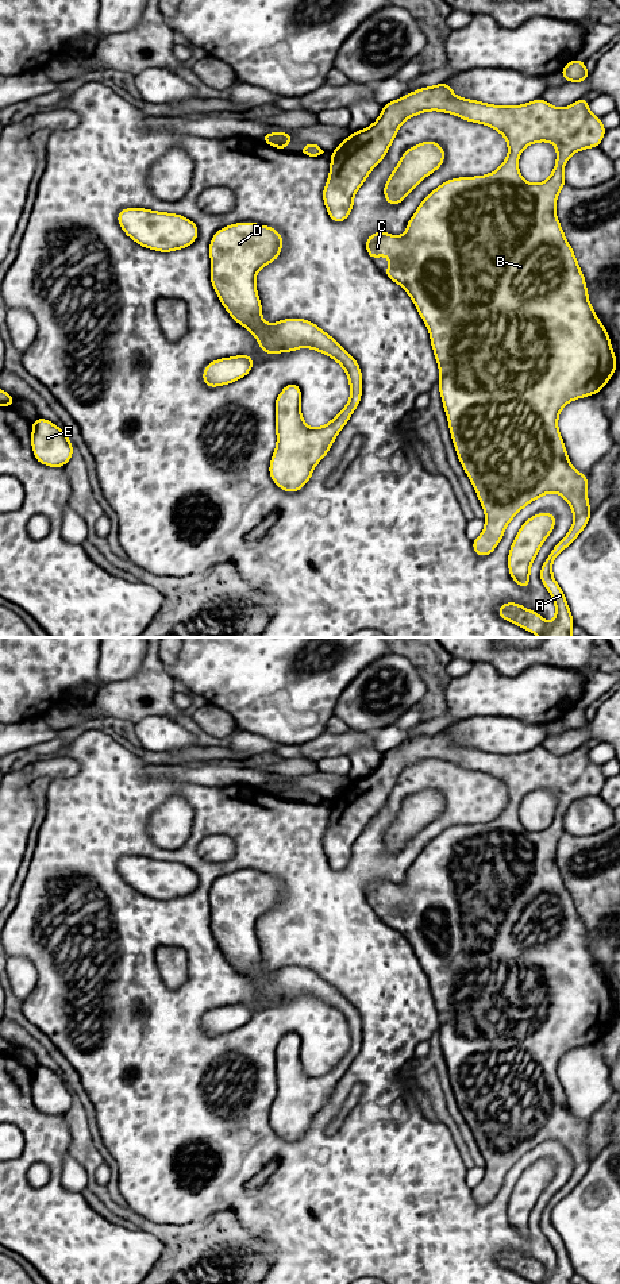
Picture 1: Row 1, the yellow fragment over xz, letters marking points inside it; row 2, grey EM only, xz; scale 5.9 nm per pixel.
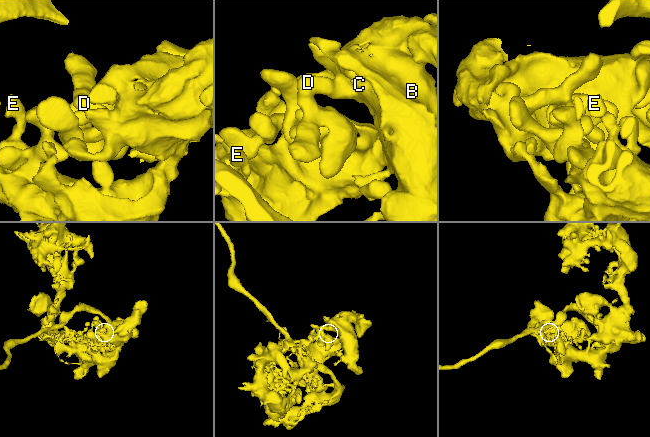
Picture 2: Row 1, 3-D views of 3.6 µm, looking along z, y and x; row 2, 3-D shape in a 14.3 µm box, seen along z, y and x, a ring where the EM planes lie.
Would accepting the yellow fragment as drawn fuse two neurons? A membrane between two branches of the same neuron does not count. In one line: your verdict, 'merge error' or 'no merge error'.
no merge error

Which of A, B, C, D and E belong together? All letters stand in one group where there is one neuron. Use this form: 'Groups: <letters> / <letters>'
Groups: A B C D E

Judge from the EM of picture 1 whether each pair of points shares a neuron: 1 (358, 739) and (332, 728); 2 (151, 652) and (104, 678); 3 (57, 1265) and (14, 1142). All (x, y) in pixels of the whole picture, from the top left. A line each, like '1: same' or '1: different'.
1: different
2: different
3: different

